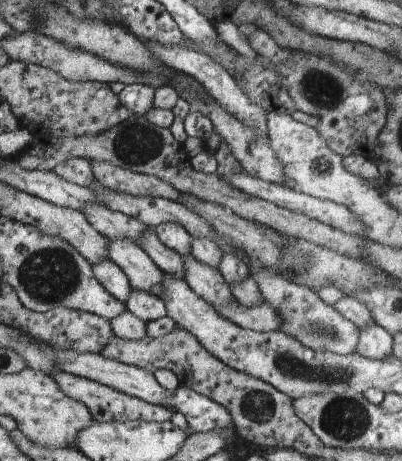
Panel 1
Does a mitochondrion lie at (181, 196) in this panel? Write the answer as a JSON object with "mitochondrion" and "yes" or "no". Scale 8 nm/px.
{"mitochondrion":"no"}

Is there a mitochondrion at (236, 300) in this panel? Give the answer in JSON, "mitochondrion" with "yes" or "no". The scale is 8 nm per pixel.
{"mitochondrion":"no"}

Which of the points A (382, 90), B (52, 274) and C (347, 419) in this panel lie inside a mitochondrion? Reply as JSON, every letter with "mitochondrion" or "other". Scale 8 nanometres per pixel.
{"A":"other","B":"mitochondrion","C":"mitochondrion"}

